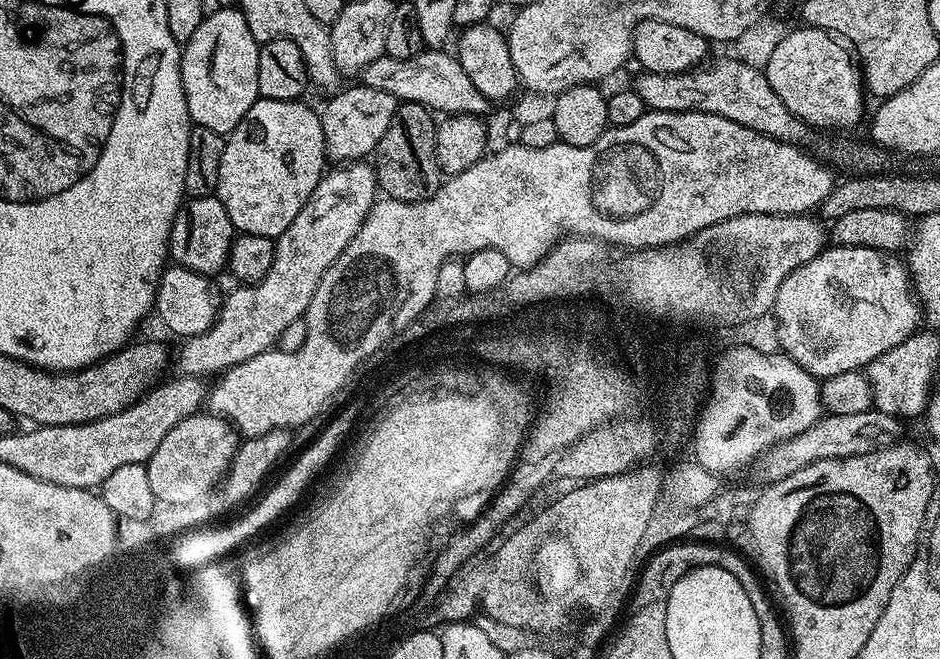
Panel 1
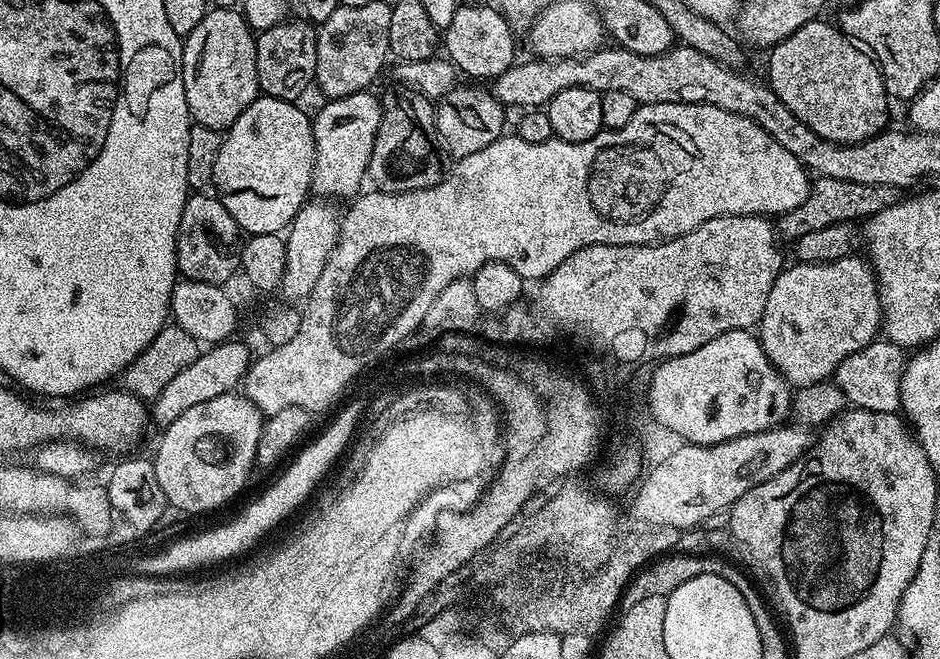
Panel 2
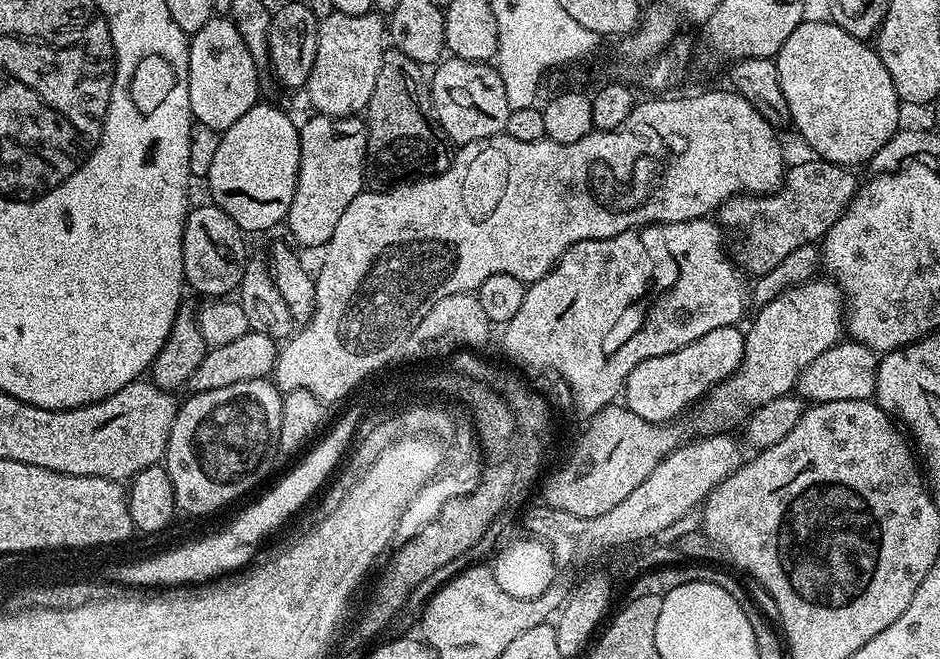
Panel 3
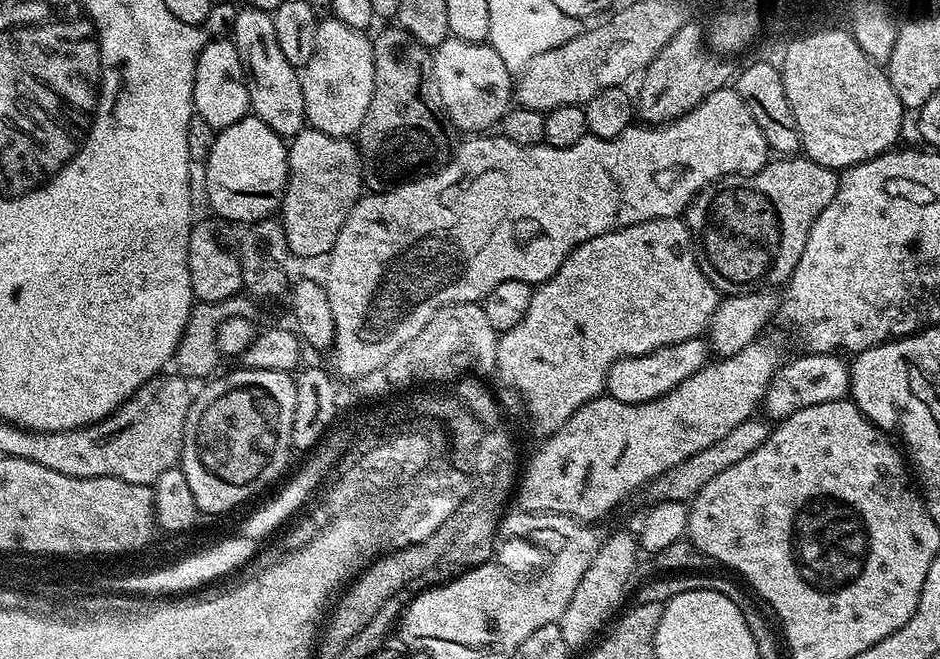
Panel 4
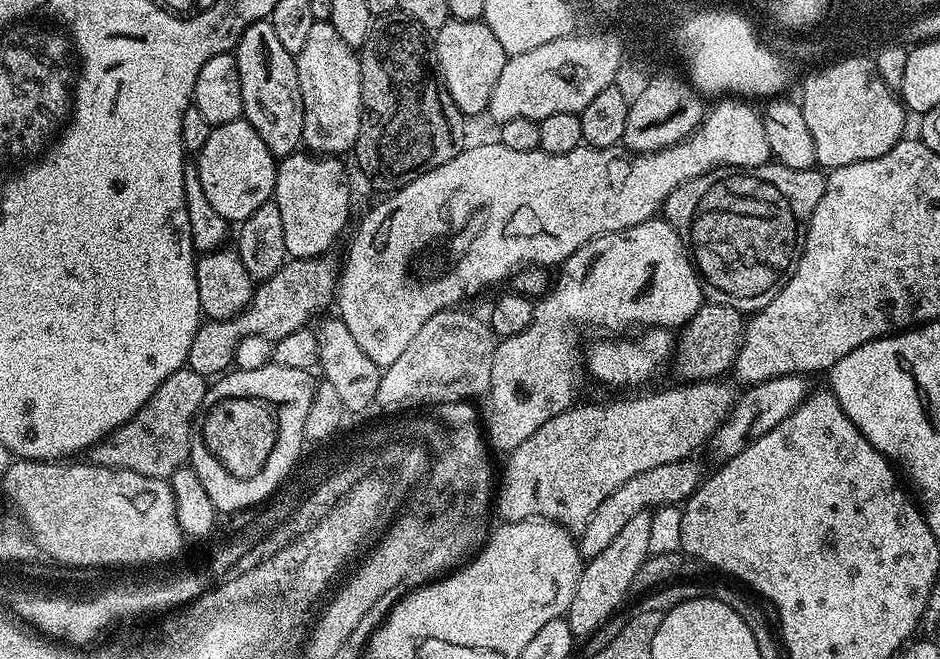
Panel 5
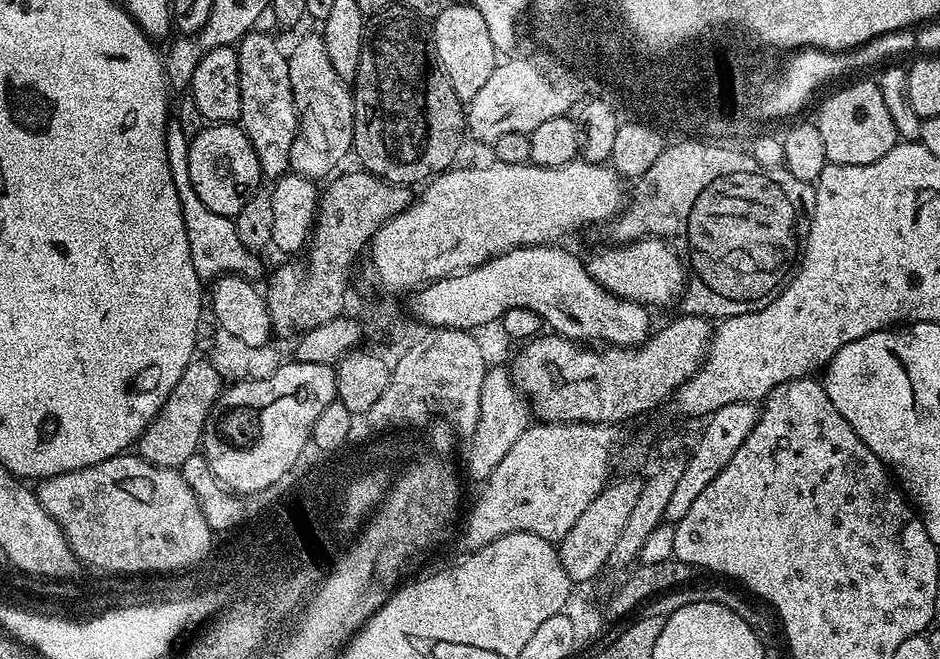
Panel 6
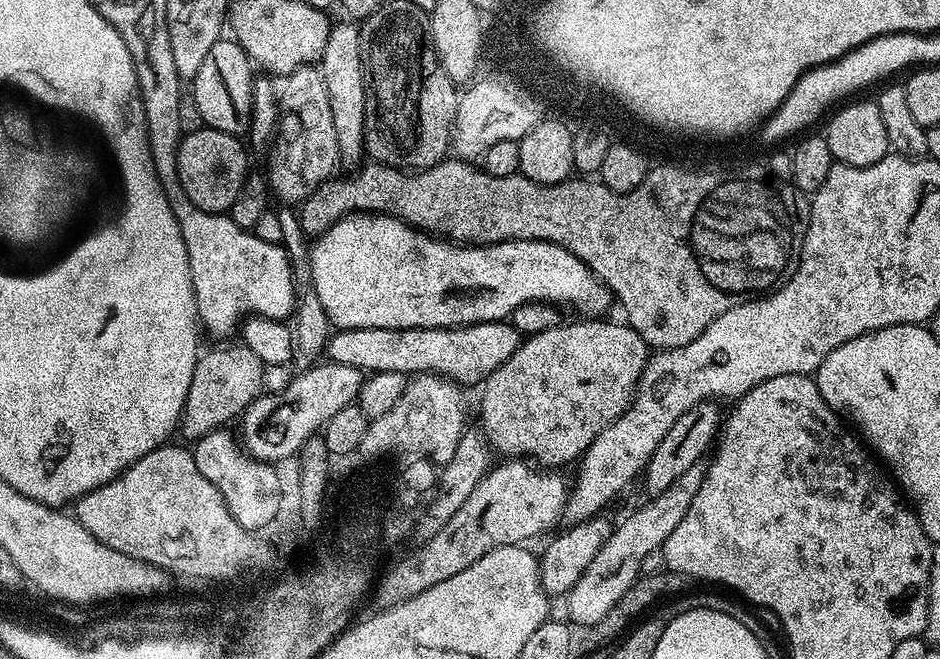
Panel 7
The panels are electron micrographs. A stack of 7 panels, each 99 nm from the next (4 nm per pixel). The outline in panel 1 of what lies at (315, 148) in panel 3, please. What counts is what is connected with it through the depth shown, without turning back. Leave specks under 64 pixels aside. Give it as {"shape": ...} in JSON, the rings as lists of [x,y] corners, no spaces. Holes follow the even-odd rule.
{"shape":[[[361,83],[355,87],[341,87],[332,94],[337,96],[330,97],[328,105],[320,112],[324,150],[329,161],[336,160],[332,162],[360,162],[371,157],[378,142],[382,142],[382,134],[390,130],[390,122],[398,107],[394,94],[386,94],[386,90],[374,90]]]}

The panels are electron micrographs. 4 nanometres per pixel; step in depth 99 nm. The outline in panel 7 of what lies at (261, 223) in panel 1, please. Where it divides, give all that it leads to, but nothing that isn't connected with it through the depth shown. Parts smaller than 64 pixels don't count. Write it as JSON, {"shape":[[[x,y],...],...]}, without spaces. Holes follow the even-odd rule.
{"shape":[[[210,127],[199,128],[187,133],[180,142],[178,150],[178,178],[182,182],[182,190],[186,190],[186,195],[190,197],[190,202],[207,212],[227,213],[232,207],[232,203],[240,196],[240,191],[244,185],[244,179],[250,175],[248,168],[248,152],[244,149],[245,141],[239,136],[231,136],[222,130],[214,130]]]}

